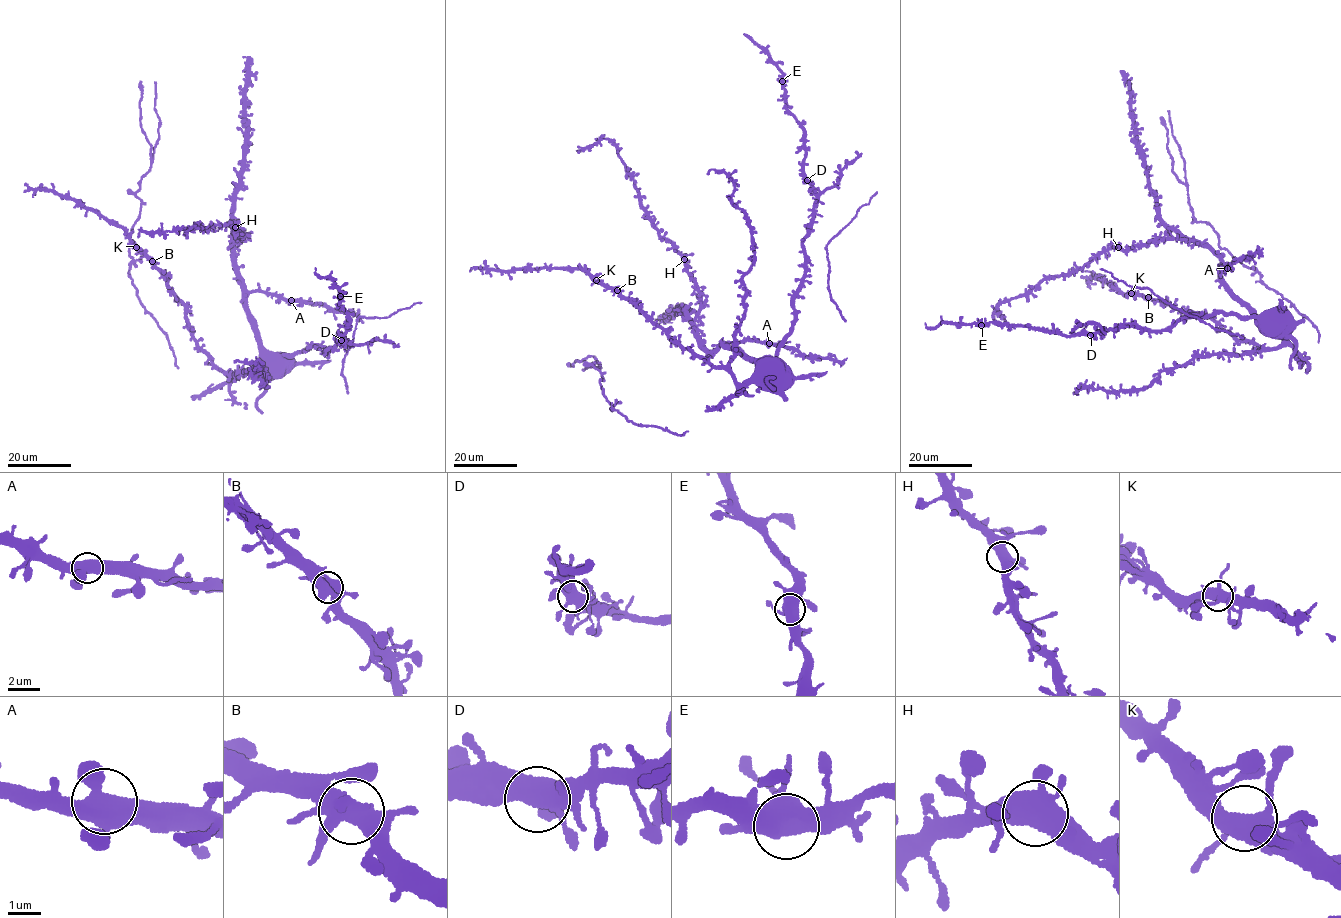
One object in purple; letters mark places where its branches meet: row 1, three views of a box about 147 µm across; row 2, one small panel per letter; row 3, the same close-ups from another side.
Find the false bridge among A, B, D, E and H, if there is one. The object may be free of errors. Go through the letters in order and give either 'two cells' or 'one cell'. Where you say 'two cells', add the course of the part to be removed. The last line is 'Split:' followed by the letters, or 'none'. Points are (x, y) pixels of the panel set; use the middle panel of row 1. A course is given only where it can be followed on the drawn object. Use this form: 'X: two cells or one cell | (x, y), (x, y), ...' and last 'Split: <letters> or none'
A: one cell
B: one cell
D: one cell
E: one cell
H: one cell
Split: none

